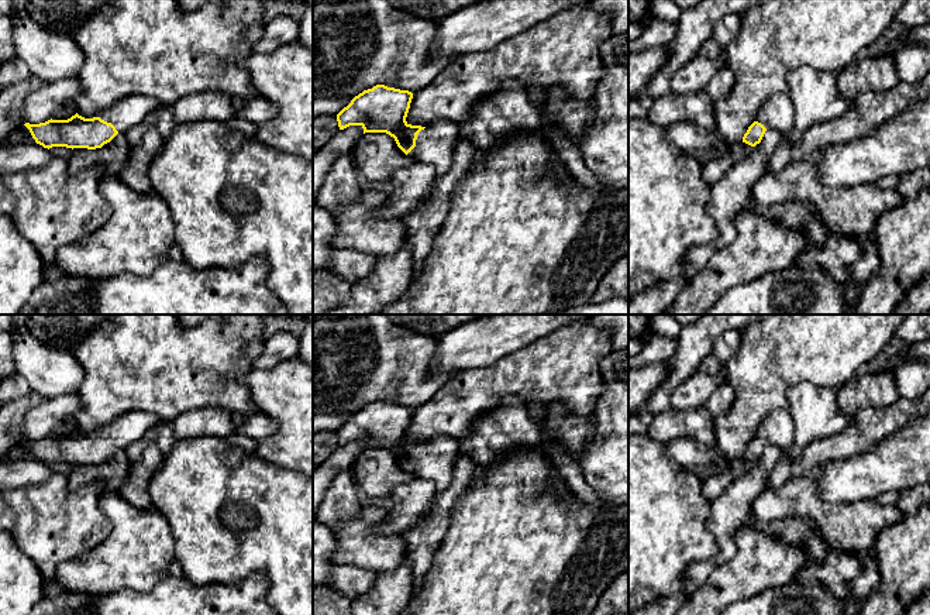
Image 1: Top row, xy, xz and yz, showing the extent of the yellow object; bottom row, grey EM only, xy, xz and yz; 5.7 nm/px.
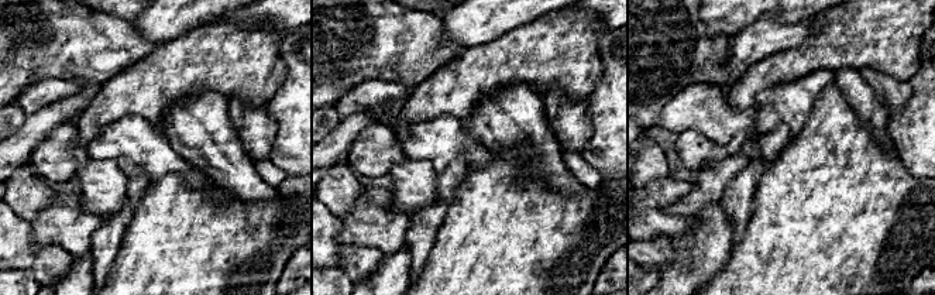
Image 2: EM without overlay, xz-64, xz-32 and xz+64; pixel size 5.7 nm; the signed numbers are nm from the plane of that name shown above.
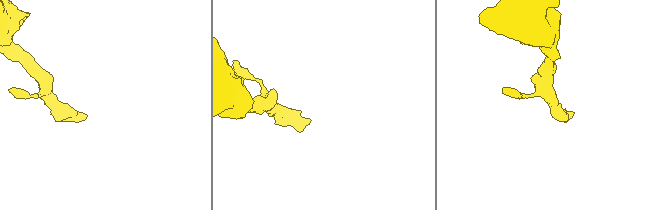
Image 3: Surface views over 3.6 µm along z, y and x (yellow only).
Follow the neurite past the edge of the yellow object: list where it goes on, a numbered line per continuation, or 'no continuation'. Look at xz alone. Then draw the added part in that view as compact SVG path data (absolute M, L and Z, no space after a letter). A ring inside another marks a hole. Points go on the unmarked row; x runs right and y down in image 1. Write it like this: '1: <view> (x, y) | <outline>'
1: xz (436, 460) | M441 436L417 450L416 463L407 470L414 478L433 481L437 491L445 491L454 480L454 468L464 453L457 440Z

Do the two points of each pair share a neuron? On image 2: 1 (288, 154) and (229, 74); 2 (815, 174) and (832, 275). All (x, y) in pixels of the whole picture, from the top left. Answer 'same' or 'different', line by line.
1: different
2: same

